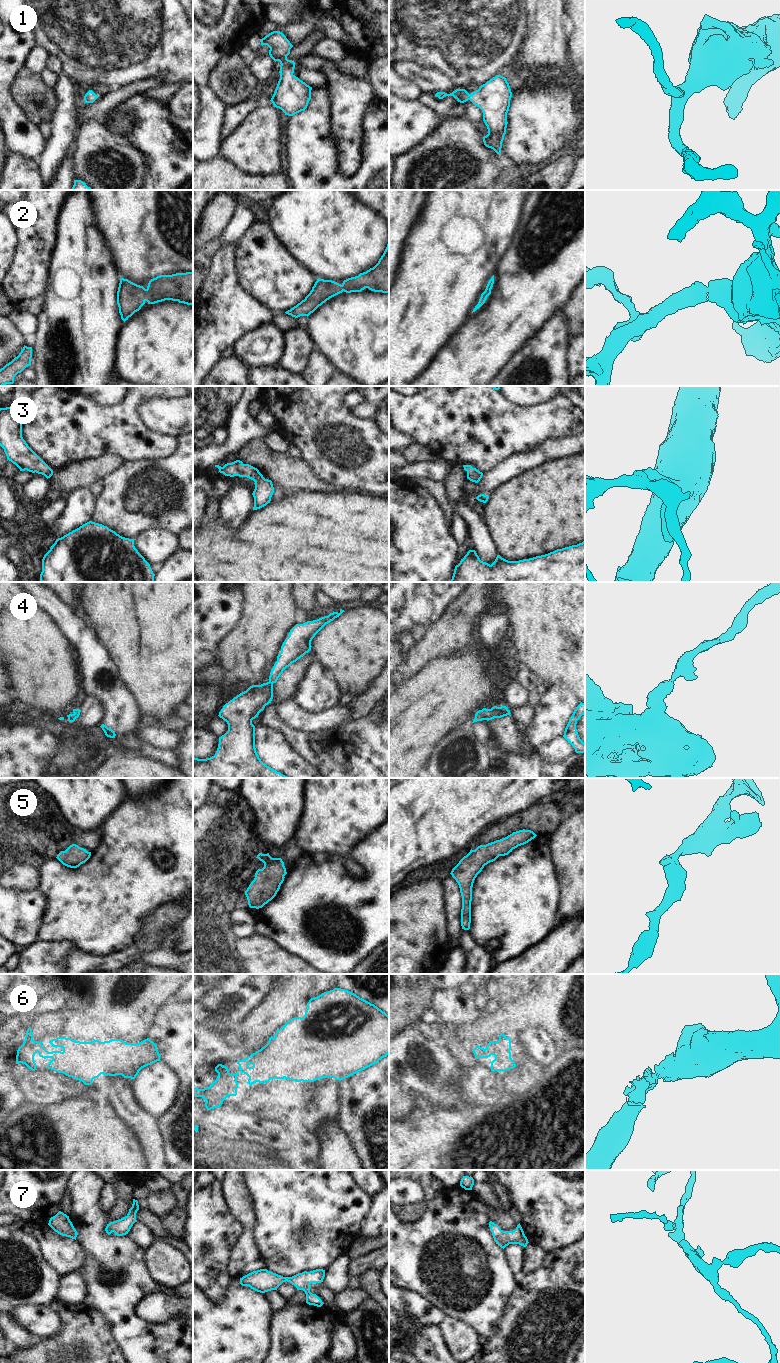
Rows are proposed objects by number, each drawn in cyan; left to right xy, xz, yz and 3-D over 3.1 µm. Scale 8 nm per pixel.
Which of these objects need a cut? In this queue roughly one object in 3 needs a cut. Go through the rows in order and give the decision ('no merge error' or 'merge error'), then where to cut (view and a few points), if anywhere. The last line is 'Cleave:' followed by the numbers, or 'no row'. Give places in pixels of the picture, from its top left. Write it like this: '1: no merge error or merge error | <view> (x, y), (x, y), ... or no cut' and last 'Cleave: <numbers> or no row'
1: no merge error | no cut
2: no merge error | no cut
3: no merge error | no cut
4: no merge error | no cut
5: no merge error | no cut
6: no merge error | no cut
7: no merge error | no cut
Cleave: no row

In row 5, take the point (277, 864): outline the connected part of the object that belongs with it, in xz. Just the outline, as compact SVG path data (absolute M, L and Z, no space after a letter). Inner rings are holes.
M259 853L256 858L264 863L264 867L256 871L245 895L249 907L259 909L276 896L287 872L281 858L272 858L269 853Z

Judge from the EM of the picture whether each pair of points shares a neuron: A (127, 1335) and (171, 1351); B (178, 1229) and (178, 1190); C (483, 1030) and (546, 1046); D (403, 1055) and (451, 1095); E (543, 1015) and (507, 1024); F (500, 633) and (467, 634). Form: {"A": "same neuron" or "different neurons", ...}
{"A": "same neuron", "B": "same neuron", "C": "different neurons", "D": "same neuron", "E": "different neurons", "F": "different neurons"}

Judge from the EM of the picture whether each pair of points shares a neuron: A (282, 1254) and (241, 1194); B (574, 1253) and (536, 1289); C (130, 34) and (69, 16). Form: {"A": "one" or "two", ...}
{"A": "two", "B": "one", "C": "one"}

